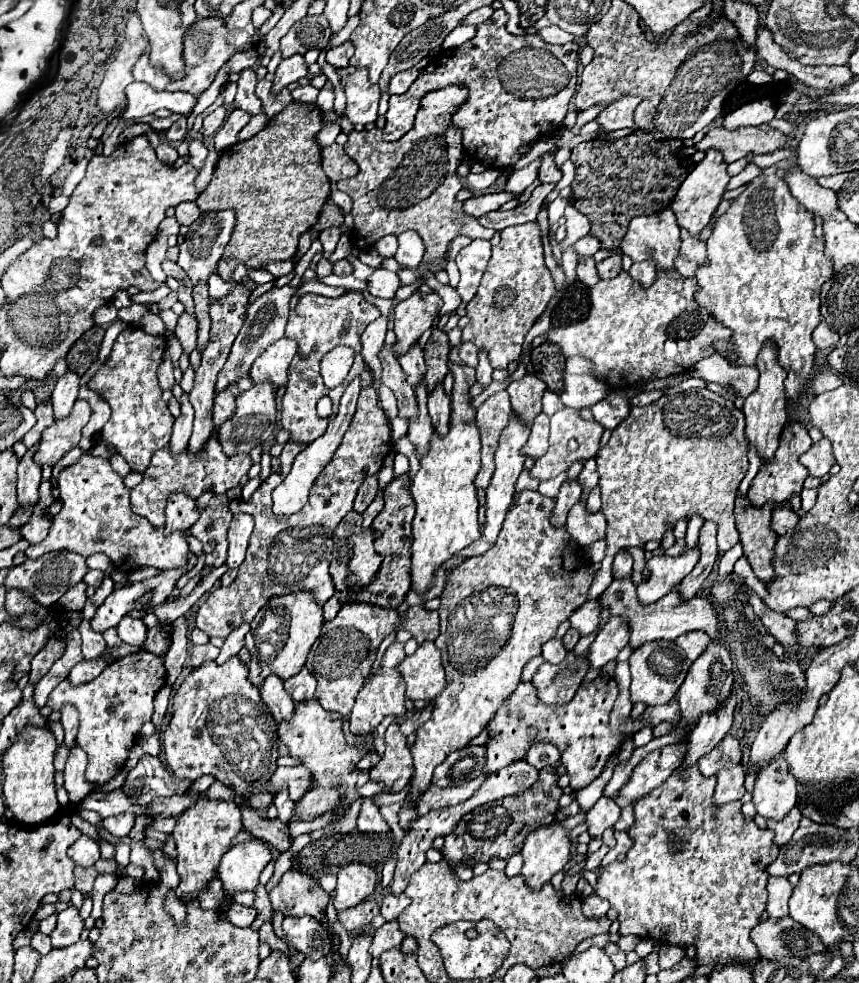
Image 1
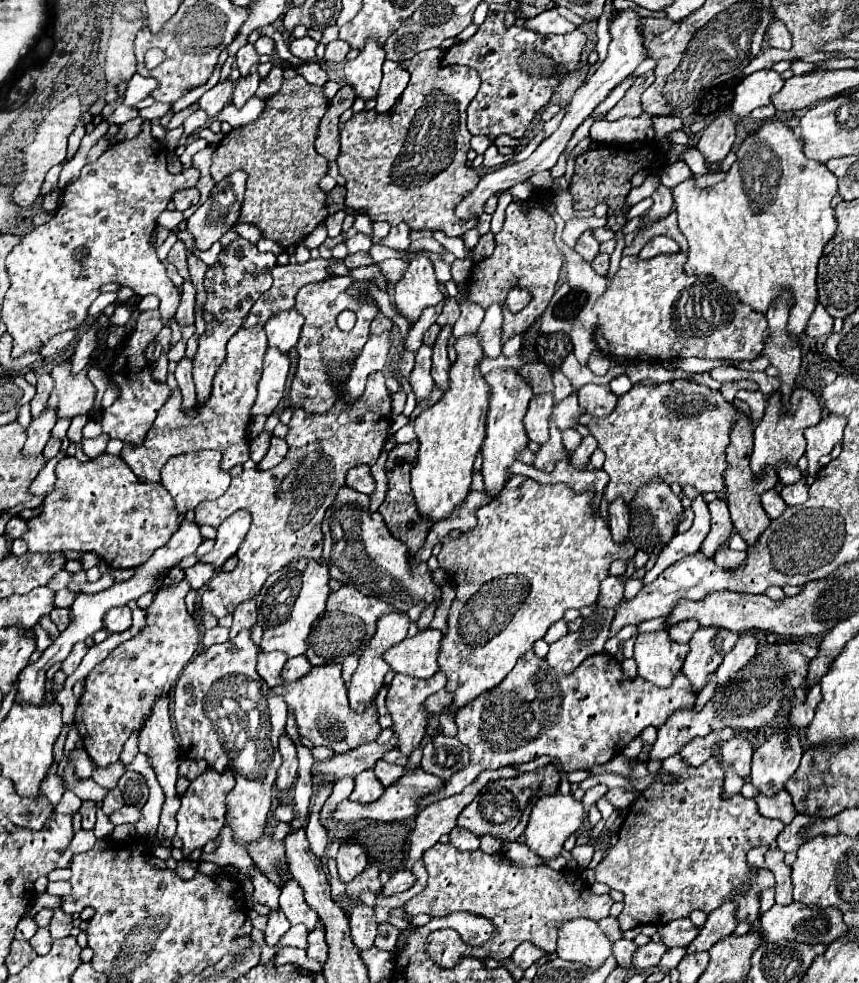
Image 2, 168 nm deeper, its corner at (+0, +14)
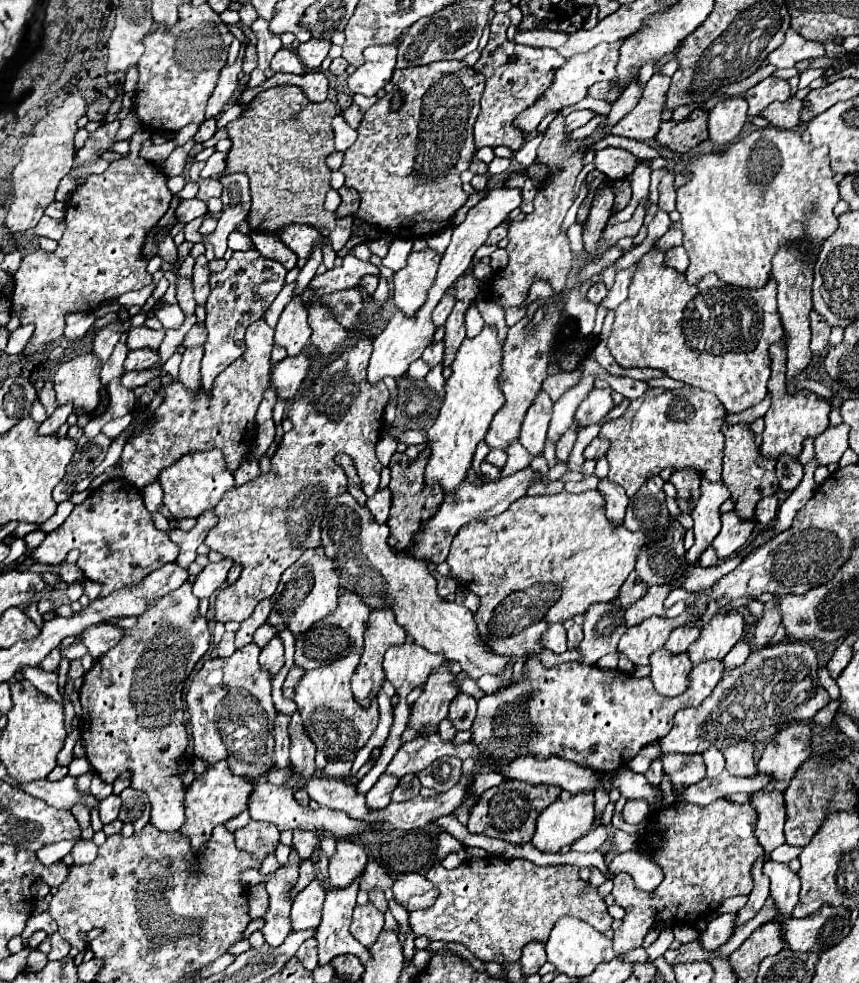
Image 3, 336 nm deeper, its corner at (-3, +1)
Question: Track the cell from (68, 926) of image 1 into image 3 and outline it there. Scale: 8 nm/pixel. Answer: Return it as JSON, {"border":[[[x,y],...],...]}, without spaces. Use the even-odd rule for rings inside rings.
{"border":[[[54,933],[54,935],[50,935],[50,939],[52,939],[52,951],[48,953],[48,959],[62,959],[62,957],[66,957],[68,955],[68,951],[70,951],[70,943],[60,935],[60,933]]]}

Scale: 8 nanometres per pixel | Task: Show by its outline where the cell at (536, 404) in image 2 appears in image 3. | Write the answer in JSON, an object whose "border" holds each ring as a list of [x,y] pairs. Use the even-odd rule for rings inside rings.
{"border":[[[540,391],[540,395],[530,405],[520,429],[520,443],[528,449],[532,457],[538,457],[544,451],[550,417],[552,417],[552,399],[546,395],[546,391]]]}

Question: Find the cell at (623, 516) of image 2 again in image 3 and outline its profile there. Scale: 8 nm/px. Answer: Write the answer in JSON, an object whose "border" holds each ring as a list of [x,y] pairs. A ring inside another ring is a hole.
{"border":[[[602,479],[598,485],[598,491],[606,497],[606,517],[612,525],[622,525],[624,523],[624,513],[628,507],[628,497],[622,491],[622,487],[618,487],[616,483],[608,483],[608,479]]]}

